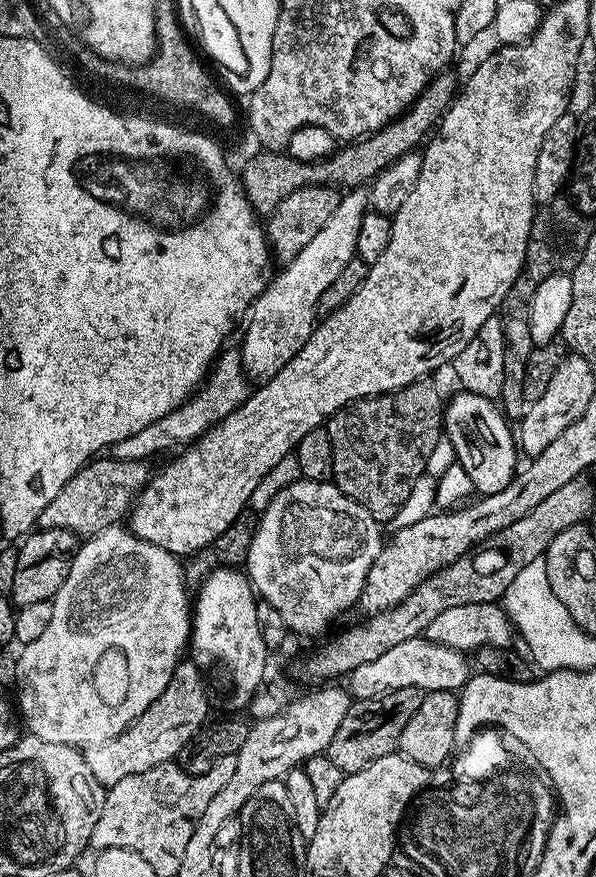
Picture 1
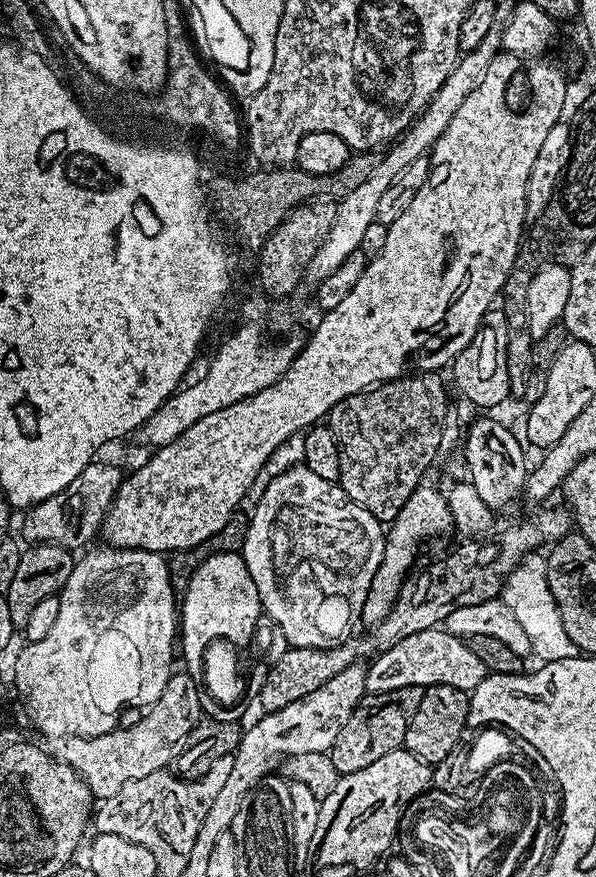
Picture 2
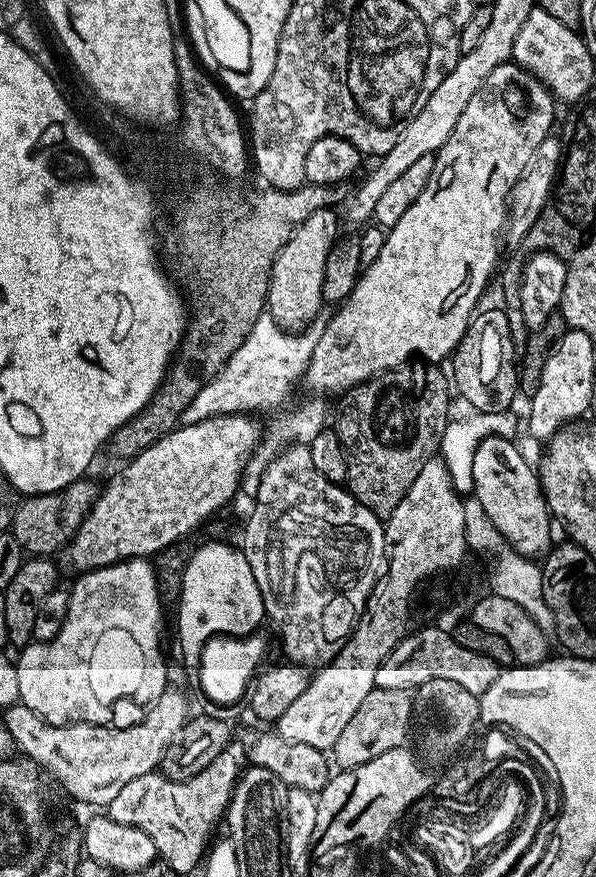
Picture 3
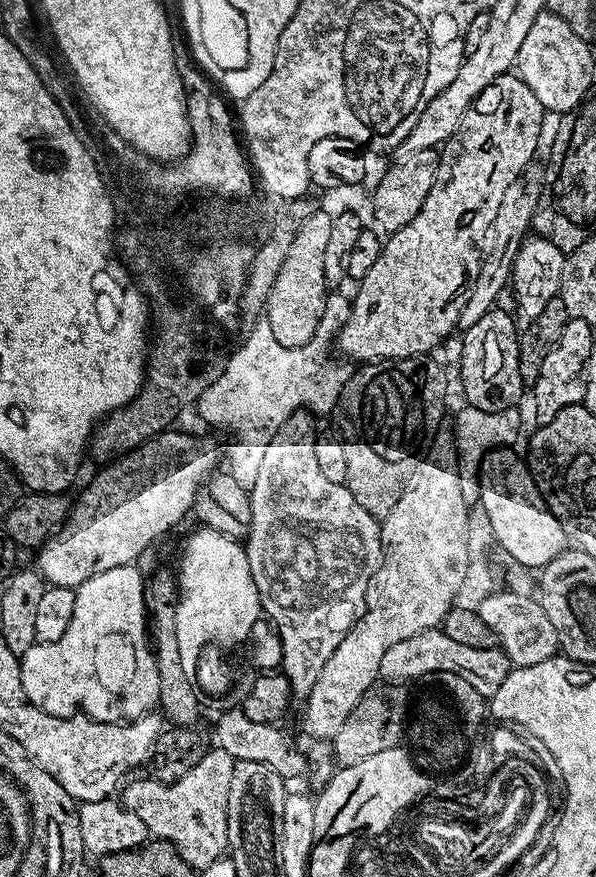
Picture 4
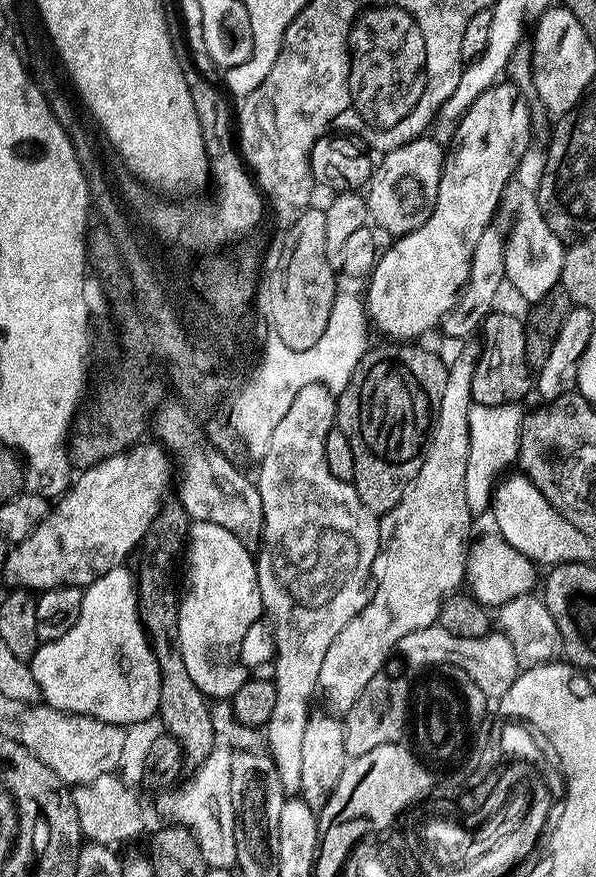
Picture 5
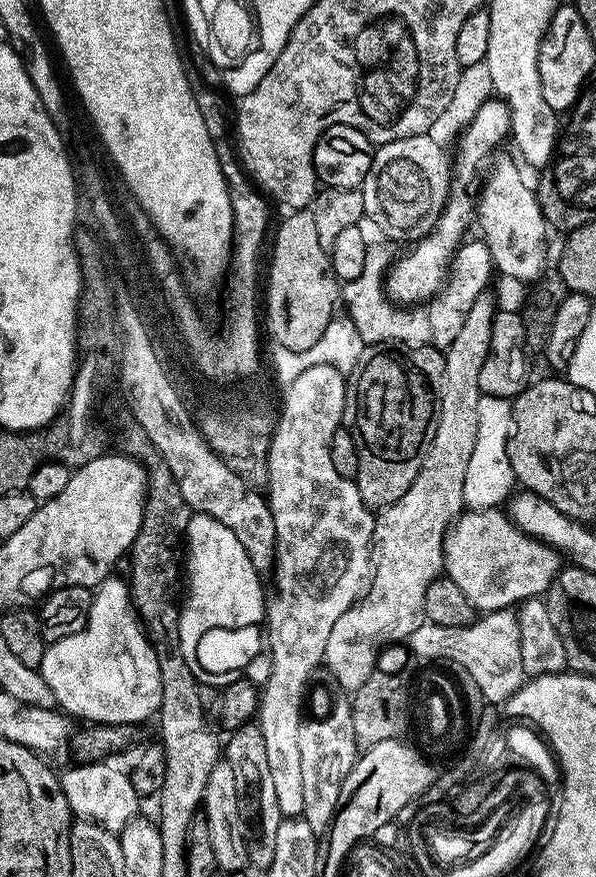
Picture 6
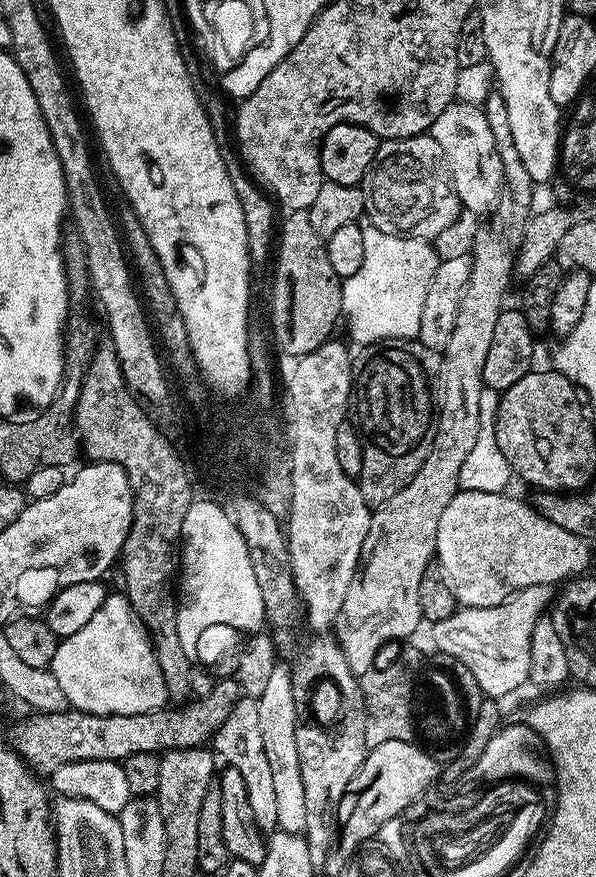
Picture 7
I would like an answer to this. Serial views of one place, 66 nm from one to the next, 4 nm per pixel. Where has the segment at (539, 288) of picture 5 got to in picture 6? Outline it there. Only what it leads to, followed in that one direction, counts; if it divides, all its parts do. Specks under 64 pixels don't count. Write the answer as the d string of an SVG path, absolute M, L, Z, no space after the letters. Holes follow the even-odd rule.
M513 160L501 162L496 176L489 178L486 191L477 199L476 226L482 232L480 233L481 237L490 250L492 263L499 275L501 272L502 275L509 276L512 280L535 282L546 272L546 267L544 268L544 263L548 260L546 236L548 232L550 233L550 225L544 216L543 208L540 205L535 189L533 188L532 190L526 184L521 170L516 166L517 161Z

